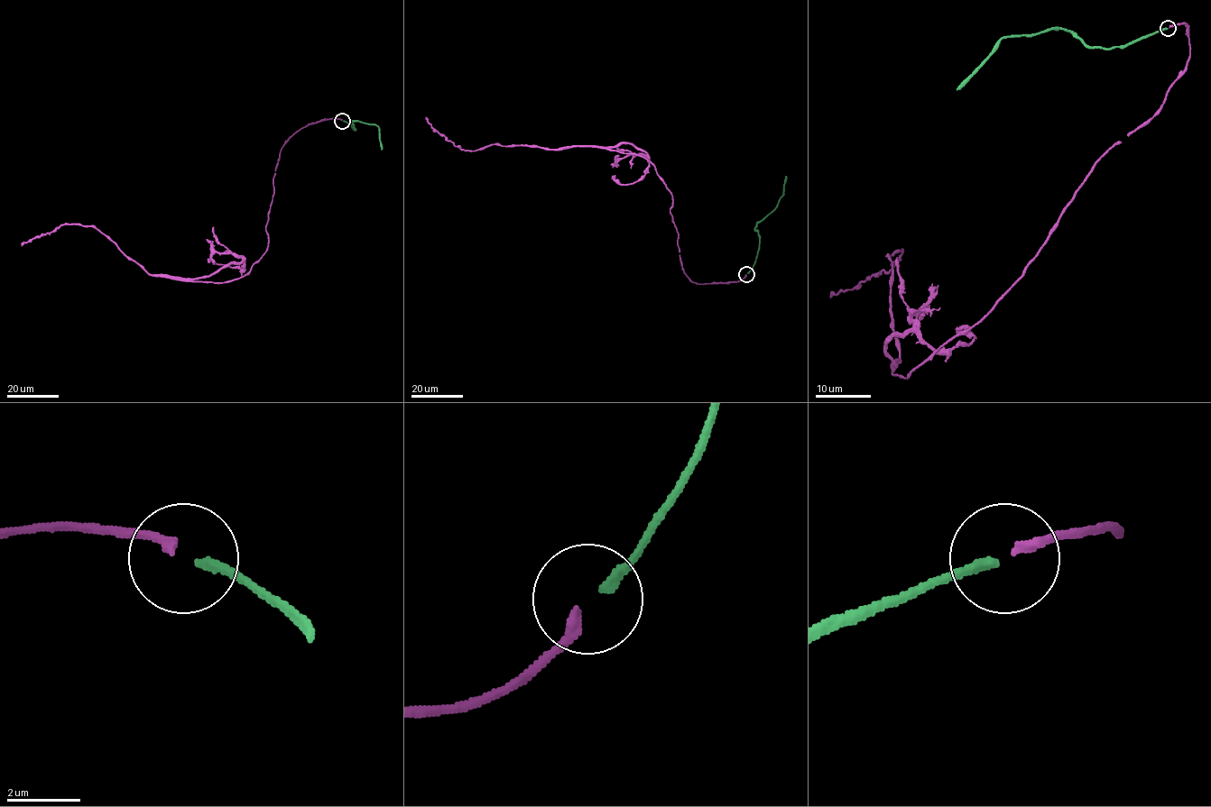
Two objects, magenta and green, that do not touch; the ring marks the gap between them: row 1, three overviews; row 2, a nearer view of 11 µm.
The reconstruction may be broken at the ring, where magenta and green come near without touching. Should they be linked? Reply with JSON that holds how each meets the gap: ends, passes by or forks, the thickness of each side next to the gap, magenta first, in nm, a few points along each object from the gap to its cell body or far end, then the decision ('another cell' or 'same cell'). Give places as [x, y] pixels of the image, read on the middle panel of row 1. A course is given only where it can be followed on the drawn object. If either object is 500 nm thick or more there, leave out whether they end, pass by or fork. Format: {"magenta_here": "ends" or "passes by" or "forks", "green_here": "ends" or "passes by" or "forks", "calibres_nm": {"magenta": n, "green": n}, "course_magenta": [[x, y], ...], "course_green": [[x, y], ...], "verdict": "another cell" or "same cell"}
{"magenta_here": "ends", "green_here": "ends", "calibres_nm": {"magenta": 280, "green": 280}, "course_magenta": [[745, 274], [704, 284], [684, 273], [672, 195], [641, 156], [595, 146], [465, 151], [425, 117]], "course_green": [[747, 273], [759, 248], [755, 226], [776, 206], [783, 196], [786, 176]], "verdict": "same cell"}

